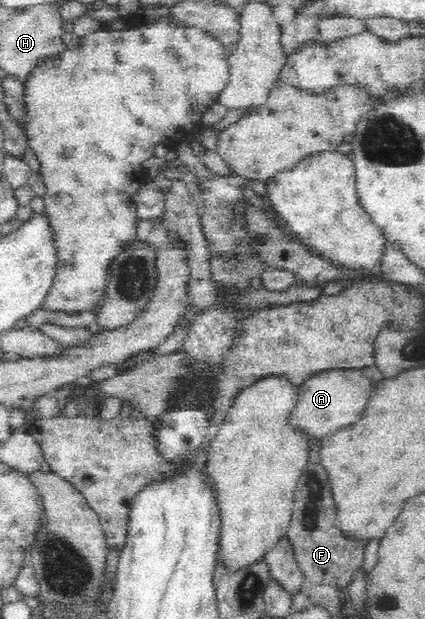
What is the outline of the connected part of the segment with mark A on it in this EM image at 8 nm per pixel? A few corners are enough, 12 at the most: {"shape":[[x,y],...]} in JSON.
{"shape":[[321,371],[298,387],[288,423],[324,438],[360,420],[373,382]]}

